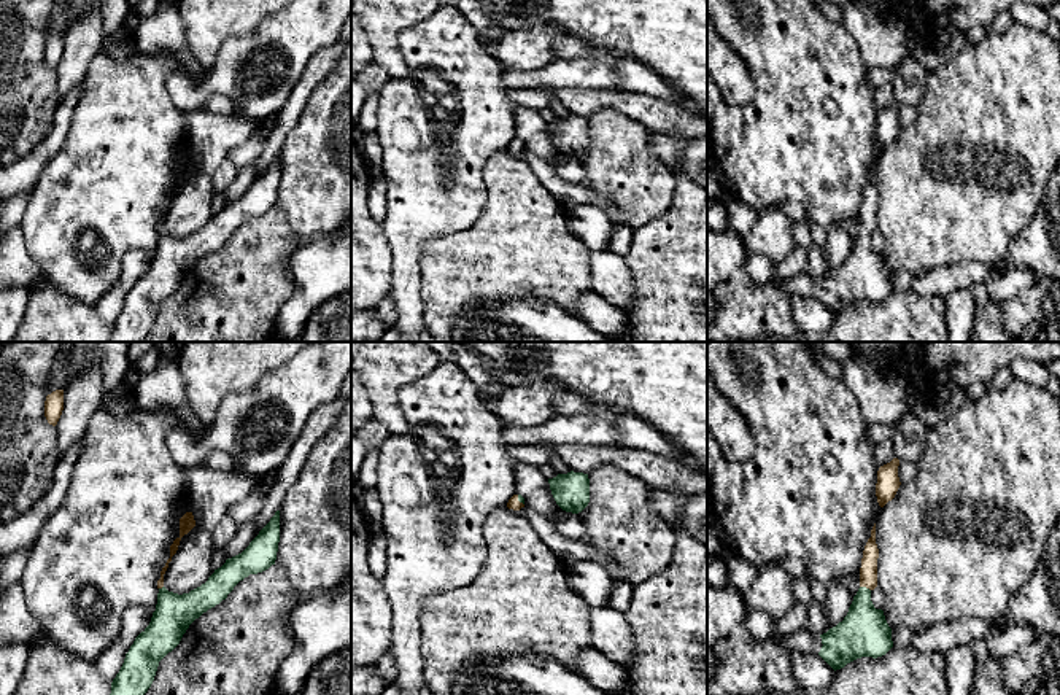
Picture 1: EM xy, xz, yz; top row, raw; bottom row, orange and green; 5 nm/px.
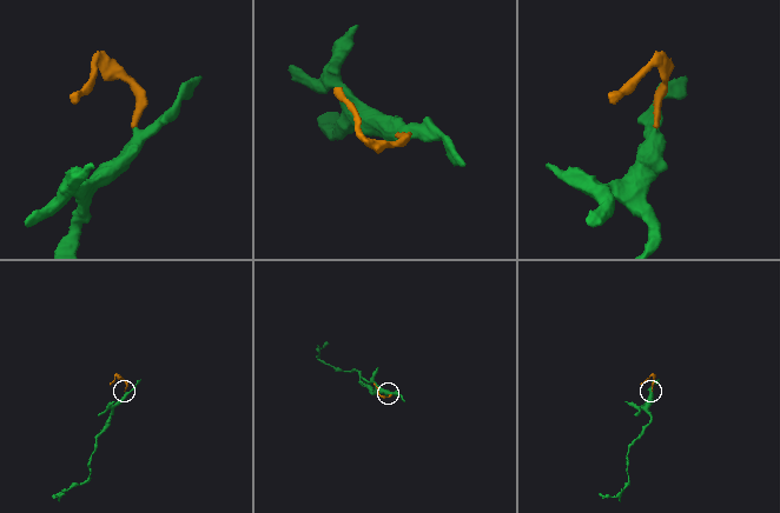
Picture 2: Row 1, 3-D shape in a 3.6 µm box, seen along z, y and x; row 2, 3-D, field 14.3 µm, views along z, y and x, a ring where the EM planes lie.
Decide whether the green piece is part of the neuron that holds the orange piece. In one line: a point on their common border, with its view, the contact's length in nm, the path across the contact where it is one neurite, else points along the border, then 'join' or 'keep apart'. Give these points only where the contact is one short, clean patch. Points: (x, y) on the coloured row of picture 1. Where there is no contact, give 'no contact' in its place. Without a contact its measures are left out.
contact yz (865, 586); length 60 nm; way yz (868, 573), (865, 586), (863, 632); join

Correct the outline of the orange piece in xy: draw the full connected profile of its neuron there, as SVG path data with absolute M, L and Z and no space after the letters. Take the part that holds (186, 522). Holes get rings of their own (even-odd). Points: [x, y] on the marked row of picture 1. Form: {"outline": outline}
{"outline": "M280 511L238 555L227 558L205 584L189 593L173 593L164 587L164 574L176 553L180 541L195 526L192 512L180 518L180 536L170 546L170 558L157 580L157 604L149 625L135 638L124 663L111 682L110 695L145 695L151 687L159 662L181 641L189 625L219 604L234 587L275 565L280 542Z"}

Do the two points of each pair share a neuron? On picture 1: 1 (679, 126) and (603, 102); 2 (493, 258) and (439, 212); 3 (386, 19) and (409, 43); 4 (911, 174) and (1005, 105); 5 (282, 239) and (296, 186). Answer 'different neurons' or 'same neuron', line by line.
1: same neuron
2: different neurons
3: different neurons
4: same neuron
5: different neurons

